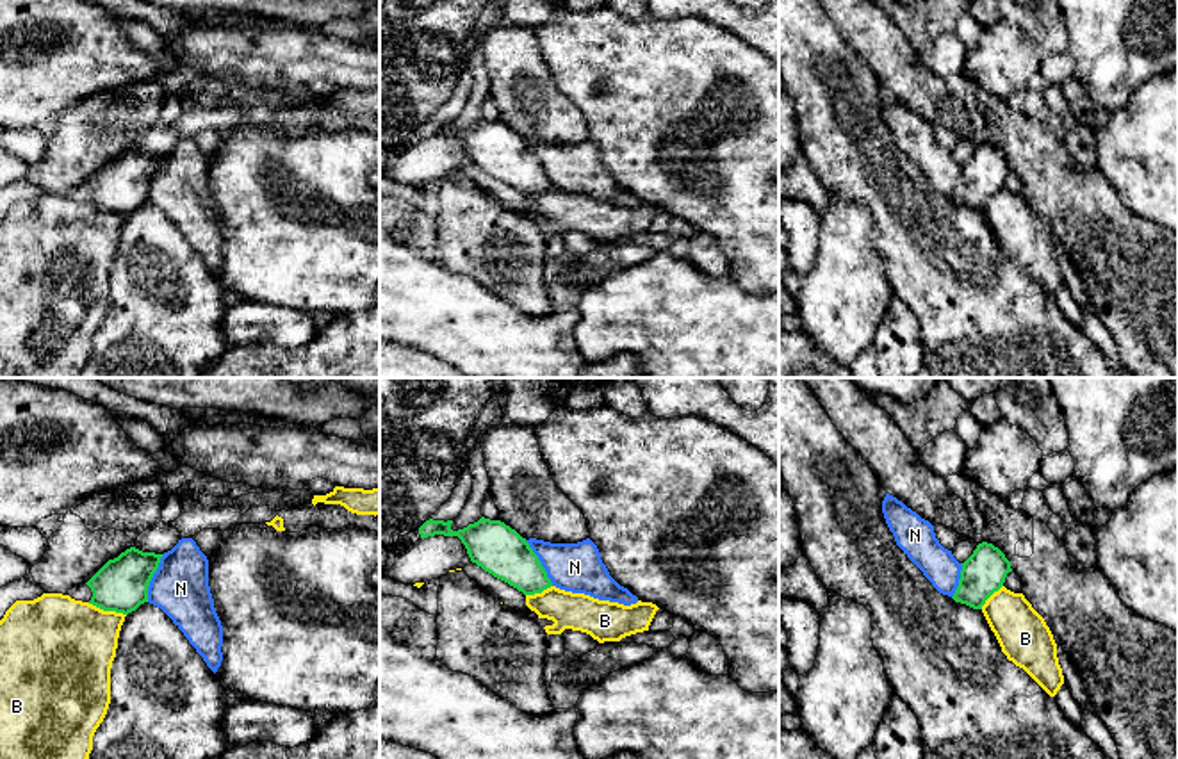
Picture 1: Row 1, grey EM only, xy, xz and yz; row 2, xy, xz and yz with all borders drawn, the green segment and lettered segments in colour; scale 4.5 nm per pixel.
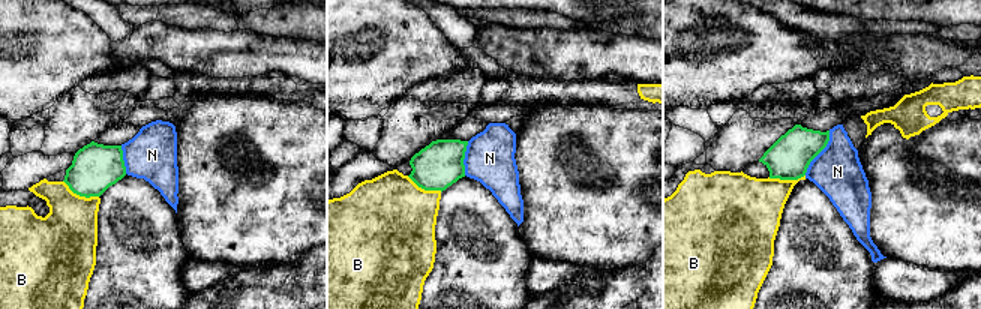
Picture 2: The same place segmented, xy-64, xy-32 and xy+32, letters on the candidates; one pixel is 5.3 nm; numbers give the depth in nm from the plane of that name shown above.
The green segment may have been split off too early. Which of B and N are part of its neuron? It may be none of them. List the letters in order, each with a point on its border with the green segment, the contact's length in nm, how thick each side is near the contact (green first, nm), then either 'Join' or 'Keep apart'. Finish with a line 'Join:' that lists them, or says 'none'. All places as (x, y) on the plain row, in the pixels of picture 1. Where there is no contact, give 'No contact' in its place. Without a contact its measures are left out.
B: Touches green at xy (107, 211). Shared border 190 nm. Thickness 240 nm (green) against 440 nm. Keep apart
N: Touches green at xy (152, 177). Shared border 240 nm. Thickness 240 nm (green) against 260 nm. Keep apart
Join: none

